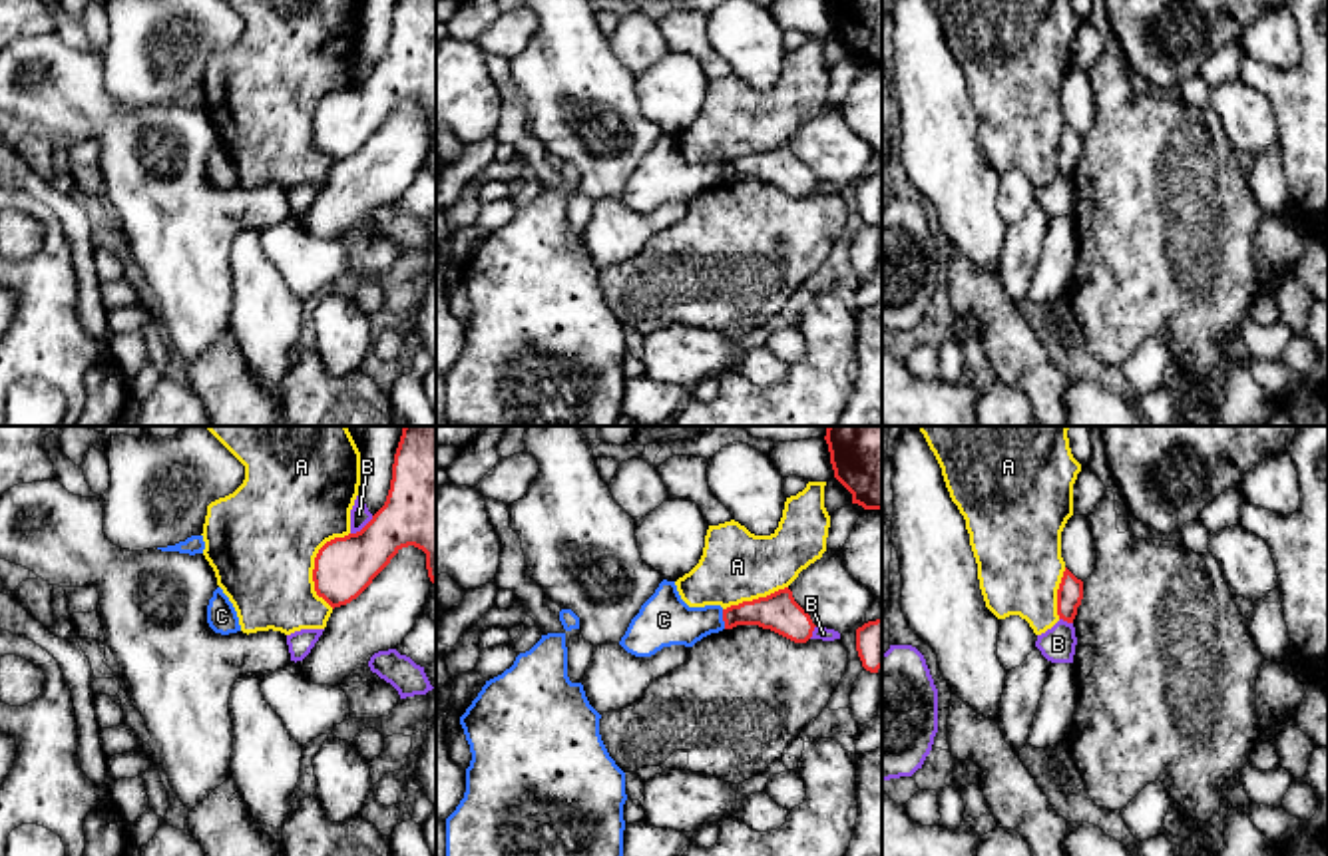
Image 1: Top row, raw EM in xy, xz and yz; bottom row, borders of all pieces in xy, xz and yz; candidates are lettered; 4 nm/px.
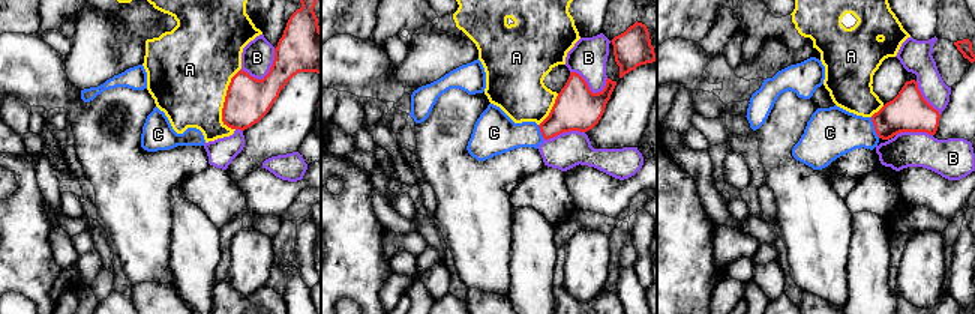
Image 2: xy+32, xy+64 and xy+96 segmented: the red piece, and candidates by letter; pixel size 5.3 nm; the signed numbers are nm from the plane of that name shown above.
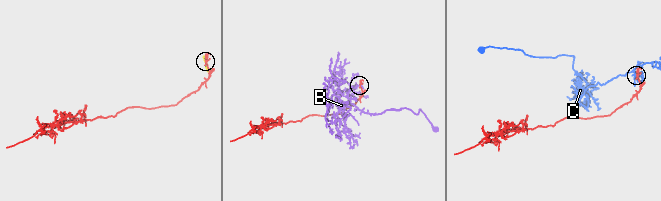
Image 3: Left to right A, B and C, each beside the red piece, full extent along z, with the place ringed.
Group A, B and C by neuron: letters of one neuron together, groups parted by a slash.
A / B / C

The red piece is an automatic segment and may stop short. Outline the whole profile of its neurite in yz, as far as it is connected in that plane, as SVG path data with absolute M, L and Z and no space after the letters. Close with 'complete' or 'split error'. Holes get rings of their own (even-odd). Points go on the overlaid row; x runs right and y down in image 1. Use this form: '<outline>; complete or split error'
M1067 567L1063 571L1059 589L1057 589L1057 615L1059 619L1073 623L1077 607L1083 599L1083 581L1077 579Z; complete

